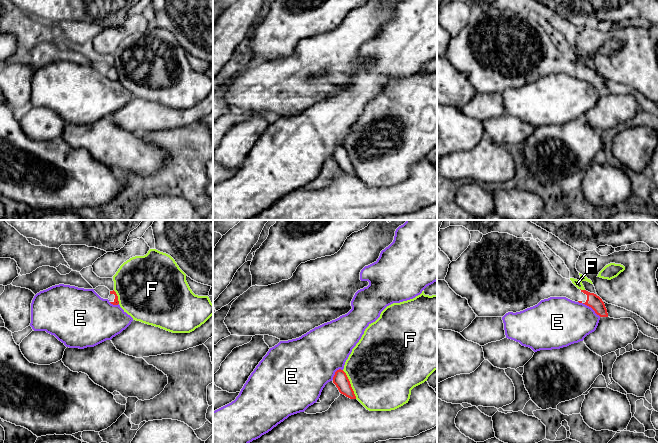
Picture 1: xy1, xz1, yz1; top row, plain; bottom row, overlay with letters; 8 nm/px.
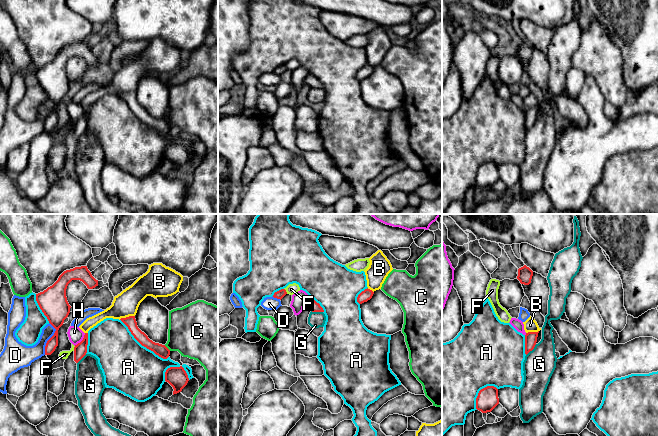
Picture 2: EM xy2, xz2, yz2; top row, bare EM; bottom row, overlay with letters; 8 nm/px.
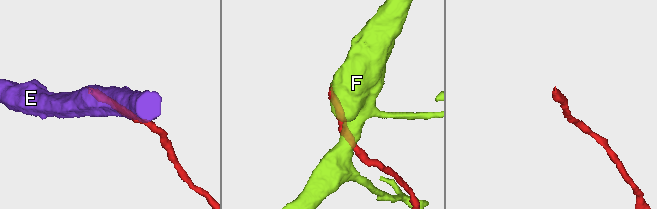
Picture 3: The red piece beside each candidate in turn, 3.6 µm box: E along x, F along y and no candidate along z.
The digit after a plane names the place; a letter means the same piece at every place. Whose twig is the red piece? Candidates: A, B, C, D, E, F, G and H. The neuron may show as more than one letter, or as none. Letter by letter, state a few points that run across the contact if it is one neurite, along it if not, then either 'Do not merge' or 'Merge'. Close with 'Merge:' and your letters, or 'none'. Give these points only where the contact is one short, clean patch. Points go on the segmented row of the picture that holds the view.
A: Do not merge
B: Do not merge
C: Do not merge
D: Line: xy2 (49, 322), (55, 329), (55, 332), (47, 341), (44, 354). Do not merge
E: Line: yz1 (578, 301), (588, 305), (600, 316). Do not merge
F: Do not merge
G: Line: yz2 (536, 344), (526, 355). Do not merge
H: Line: xy2 (85, 333), (84, 337), (74, 345). Do not merge
Merge: none

